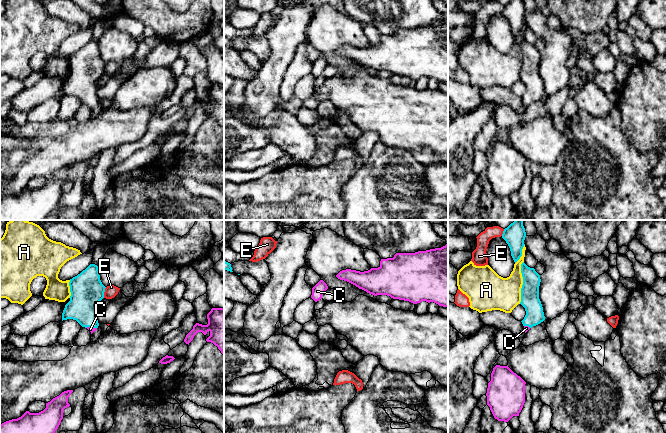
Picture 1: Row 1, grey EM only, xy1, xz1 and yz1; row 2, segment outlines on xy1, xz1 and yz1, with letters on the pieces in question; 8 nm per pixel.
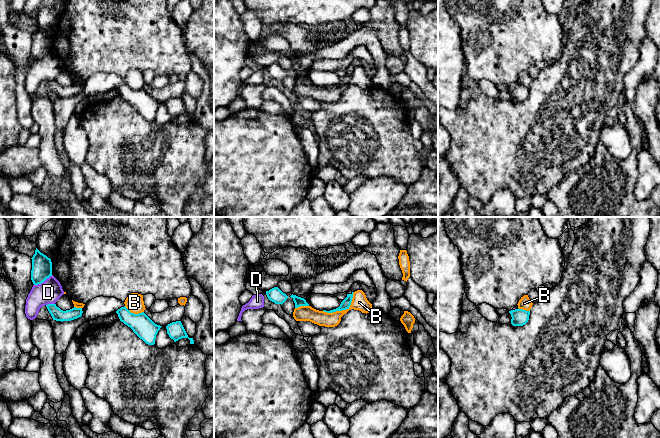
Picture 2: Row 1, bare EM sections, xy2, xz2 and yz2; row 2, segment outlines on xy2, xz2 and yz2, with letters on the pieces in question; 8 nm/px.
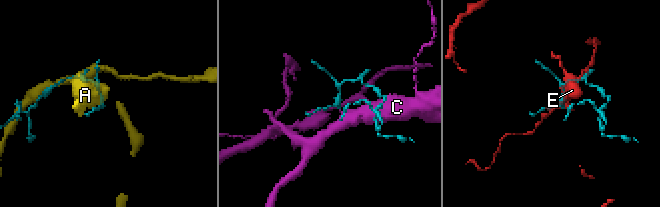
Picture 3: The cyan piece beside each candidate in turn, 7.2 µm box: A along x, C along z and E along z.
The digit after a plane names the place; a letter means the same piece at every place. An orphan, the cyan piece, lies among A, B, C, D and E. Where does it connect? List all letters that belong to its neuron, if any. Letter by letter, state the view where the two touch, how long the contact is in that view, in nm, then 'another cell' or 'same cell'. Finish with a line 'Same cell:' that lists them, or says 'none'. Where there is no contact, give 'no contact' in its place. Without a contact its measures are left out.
A: yz1 | 340 nm | another cell
B: xz2 | 300 nm | another cell
C: xy1 | 90 nm | same cell
D: xy2 | 170 nm | another cell
E: xy1 | 90 nm | another cell
Same cell: C

